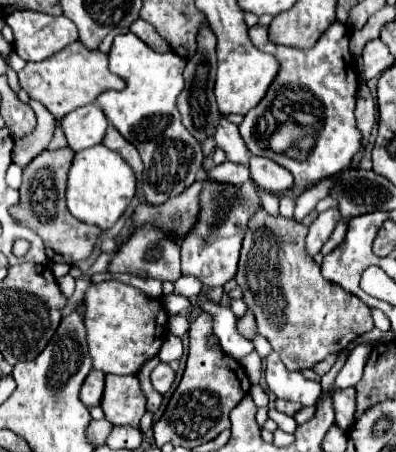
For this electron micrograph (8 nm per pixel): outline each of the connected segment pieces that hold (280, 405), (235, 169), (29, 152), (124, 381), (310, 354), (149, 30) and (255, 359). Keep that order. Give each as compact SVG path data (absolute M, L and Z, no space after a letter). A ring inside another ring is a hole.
M277 399L275 407L277 407L277 411L281 411L281 413L285 413L285 415L289 415L289 417L293 417L295 413L299 413L299 411L301 411L301 403L285 401L285 399Z
M225 161L221 165L215 165L209 169L209 179L217 179L217 181L225 181L225 183L245 183L249 179L249 169L241 163L233 163L233 161Z
M29 101L29 105L37 115L37 127L29 137L21 137L13 145L13 163L17 163L19 167L25 167L43 149L47 149L49 141L53 139L55 125L57 125L57 121L49 115L49 111L43 105L39 105L35 101Z
M105 375L101 409L107 421L113 425L129 425L139 429L145 403L147 399L139 389L139 379L135 375Z
M259 211L259 215L253 215L253 221L249 223L249 231L243 239L239 271L235 275L235 281L243 291L243 301L249 307L249 311L255 315L257 331L271 343L273 351L279 353L281 361L289 371L311 369L327 355L335 351L343 351L351 341L373 329L369 307L355 295L323 279L321 267L309 257L305 249L305 237L307 237L307 227L303 227L301 223L293 219L285 219L281 215L271 217L265 211Z
M137 19L131 27L131 33L135 33L141 41L145 41L151 49L155 49L157 53L167 53L171 47L165 43L165 39L161 39L159 35L157 35L157 31L149 25L149 23L145 23L143 19Z
M257 351L249 353L249 355L243 357L239 363L245 367L245 371L247 371L247 375L249 375L249 381L251 381L253 385L257 385L257 383L259 383L259 375L261 375L261 357L257 355Z

